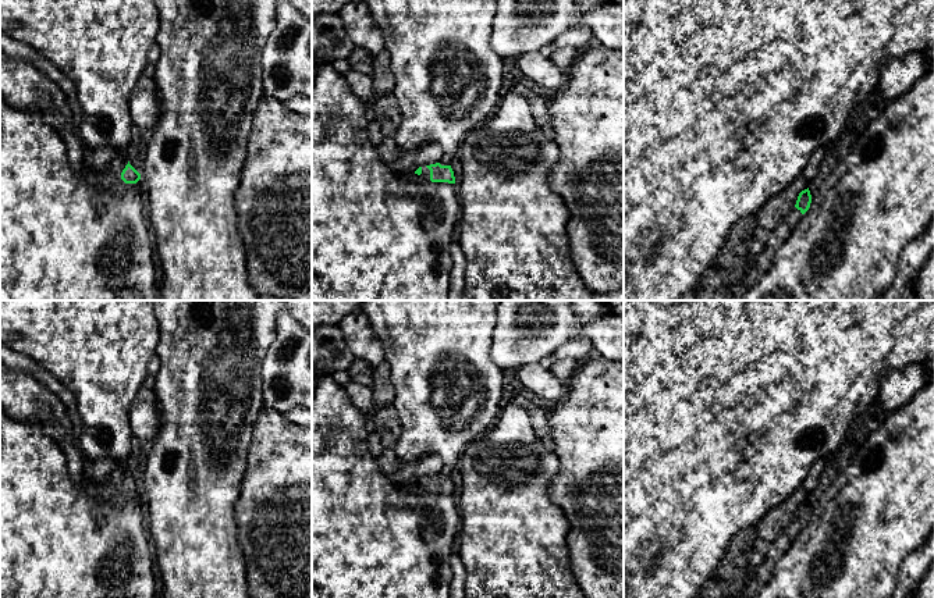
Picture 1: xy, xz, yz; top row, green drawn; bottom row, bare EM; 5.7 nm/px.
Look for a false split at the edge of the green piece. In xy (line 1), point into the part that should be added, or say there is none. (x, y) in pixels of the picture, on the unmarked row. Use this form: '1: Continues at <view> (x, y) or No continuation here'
1: No continuation here

